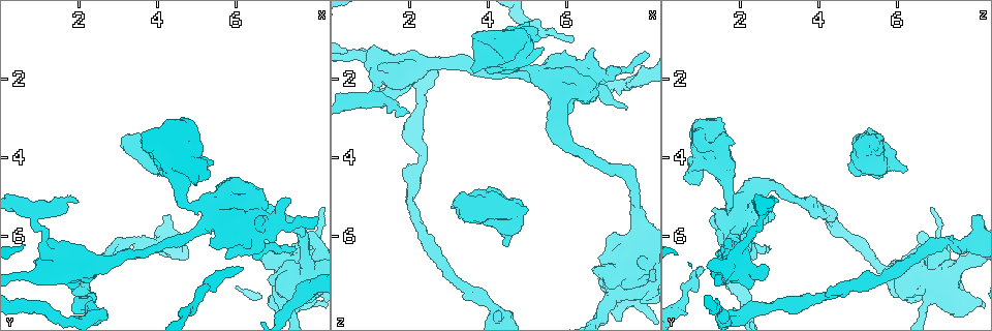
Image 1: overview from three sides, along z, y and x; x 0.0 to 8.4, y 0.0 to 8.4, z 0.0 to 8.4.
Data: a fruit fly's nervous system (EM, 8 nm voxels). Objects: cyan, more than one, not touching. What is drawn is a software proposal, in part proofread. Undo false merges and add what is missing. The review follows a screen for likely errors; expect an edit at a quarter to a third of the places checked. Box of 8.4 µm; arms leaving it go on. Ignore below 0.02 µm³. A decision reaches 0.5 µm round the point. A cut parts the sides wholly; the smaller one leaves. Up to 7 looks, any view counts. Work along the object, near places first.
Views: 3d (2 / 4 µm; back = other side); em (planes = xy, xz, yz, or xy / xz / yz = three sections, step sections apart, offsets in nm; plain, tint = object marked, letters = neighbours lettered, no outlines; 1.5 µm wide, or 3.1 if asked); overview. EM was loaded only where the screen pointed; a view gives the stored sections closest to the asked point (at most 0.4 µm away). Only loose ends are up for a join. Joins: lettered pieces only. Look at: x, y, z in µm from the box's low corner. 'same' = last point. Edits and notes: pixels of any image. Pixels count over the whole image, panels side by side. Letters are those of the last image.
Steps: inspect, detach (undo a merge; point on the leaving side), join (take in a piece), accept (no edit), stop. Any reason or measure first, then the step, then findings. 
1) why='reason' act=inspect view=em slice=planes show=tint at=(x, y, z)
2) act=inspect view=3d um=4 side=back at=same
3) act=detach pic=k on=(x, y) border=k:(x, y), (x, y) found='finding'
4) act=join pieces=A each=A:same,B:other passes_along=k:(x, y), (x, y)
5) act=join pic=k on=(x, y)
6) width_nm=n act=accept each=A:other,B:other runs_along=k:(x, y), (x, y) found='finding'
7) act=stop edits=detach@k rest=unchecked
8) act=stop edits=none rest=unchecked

act=inspect view=3d um=2 at=(7.80, 5.95, 6.60)

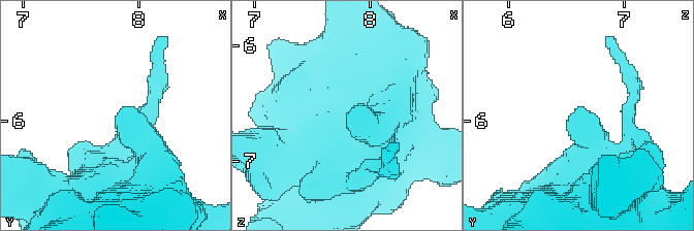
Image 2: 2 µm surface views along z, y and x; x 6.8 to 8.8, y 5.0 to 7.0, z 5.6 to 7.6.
why='now the EM' act=inspect view=em slice=xz step=8 show=letters at=(7.78, 5.94, 6.62)

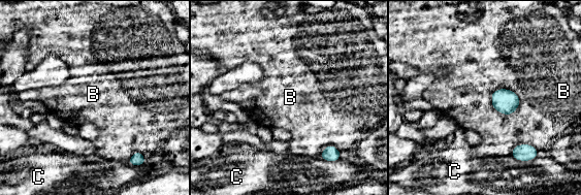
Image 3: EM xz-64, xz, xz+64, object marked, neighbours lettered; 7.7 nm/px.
act=accept each=B:other,C:other found='none of them fits'

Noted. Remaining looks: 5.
why='narrows sharply' act=inspect view=3d um=4 at=(2.35, 7.55, 4.05)

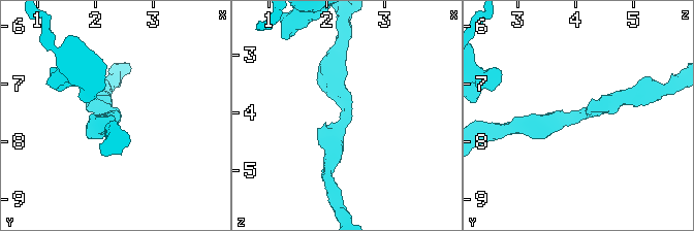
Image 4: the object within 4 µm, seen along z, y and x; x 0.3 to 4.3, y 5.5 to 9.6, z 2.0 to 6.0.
why='need the tissue' act=inspect view=em slice=yz step=4 show=tint at=(2.30, 7.55, 4.10)

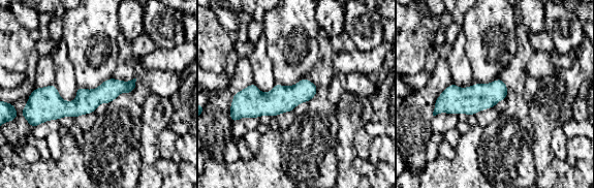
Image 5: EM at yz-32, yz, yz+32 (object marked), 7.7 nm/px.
why='what lies round it' act=inspect view=em slice=yz step=4 show=letters at=same

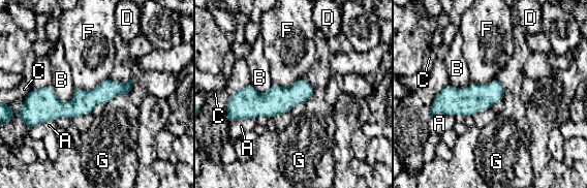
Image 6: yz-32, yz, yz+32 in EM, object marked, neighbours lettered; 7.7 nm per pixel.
longest_contact=F:280nm act=accept each=A:other,B:other,C:other,D:other,F:other,G:other border=6:(107, 77), (92, 89), (74, 88) found='one neuron here'

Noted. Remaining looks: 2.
why='branch point' act=inspect view=3d um=4 at=(0.90, 5.50, 2.55)

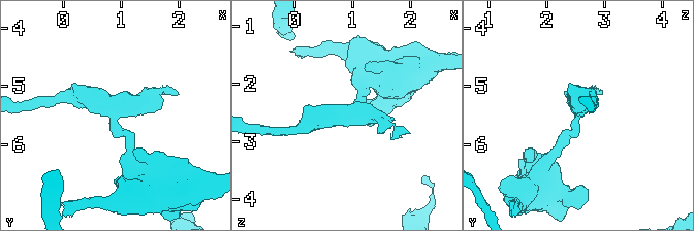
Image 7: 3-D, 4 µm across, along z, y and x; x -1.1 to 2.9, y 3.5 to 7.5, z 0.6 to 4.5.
why='shape alone is not enough' act=inspect view=em slice=planes show=letters at=(0.95, 5.50, 2.55)

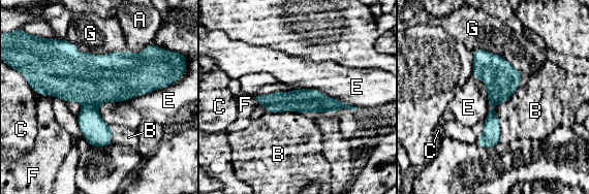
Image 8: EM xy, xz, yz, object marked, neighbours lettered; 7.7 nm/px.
longest_contact=G:480nm act=detach pic=8 on=(85, 77) each=A:other,B:other,C:other,E:other,F:other,G:other border=8:(82, 104), (94, 103), (97, 106) found='two neurons meet here'

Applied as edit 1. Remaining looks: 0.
act=stop edits=detach@8 rest=unchecked

